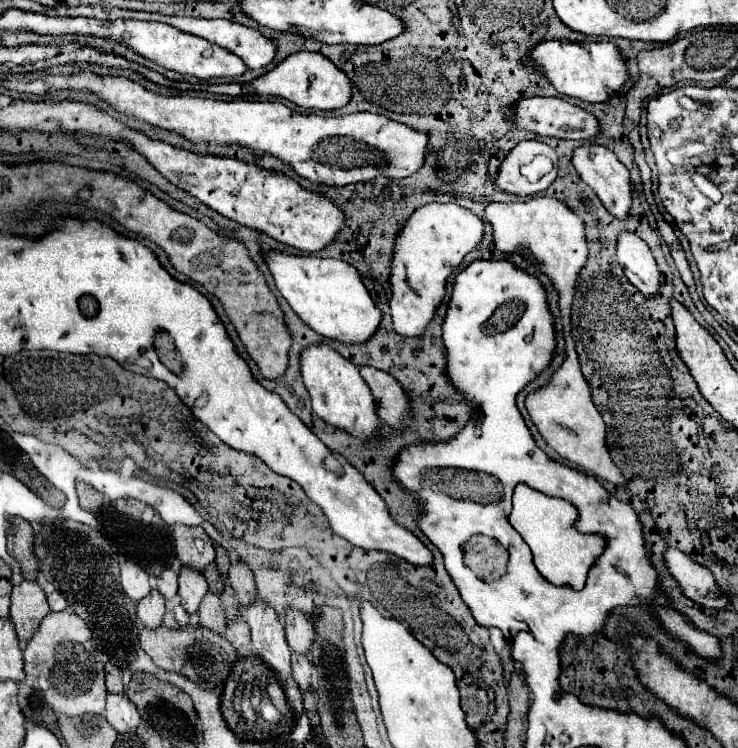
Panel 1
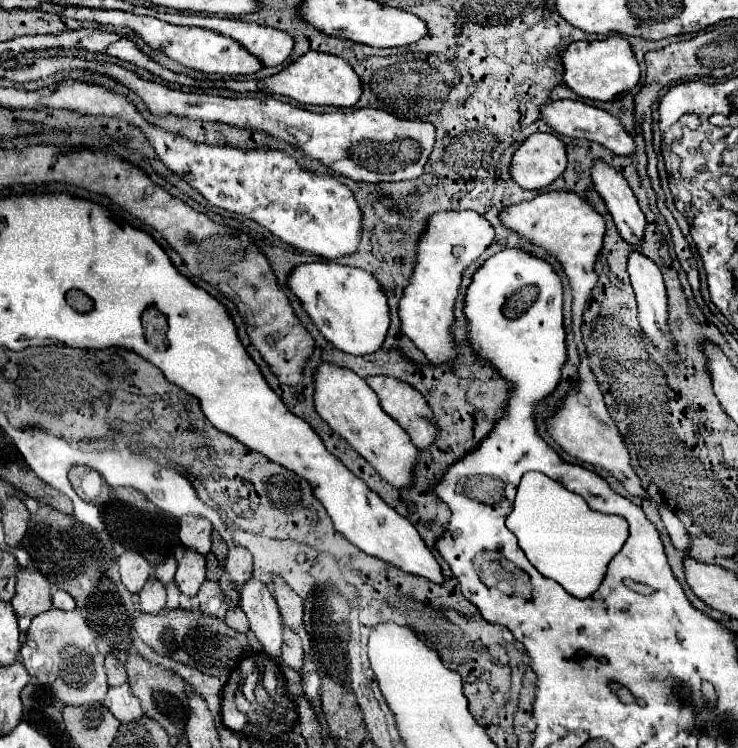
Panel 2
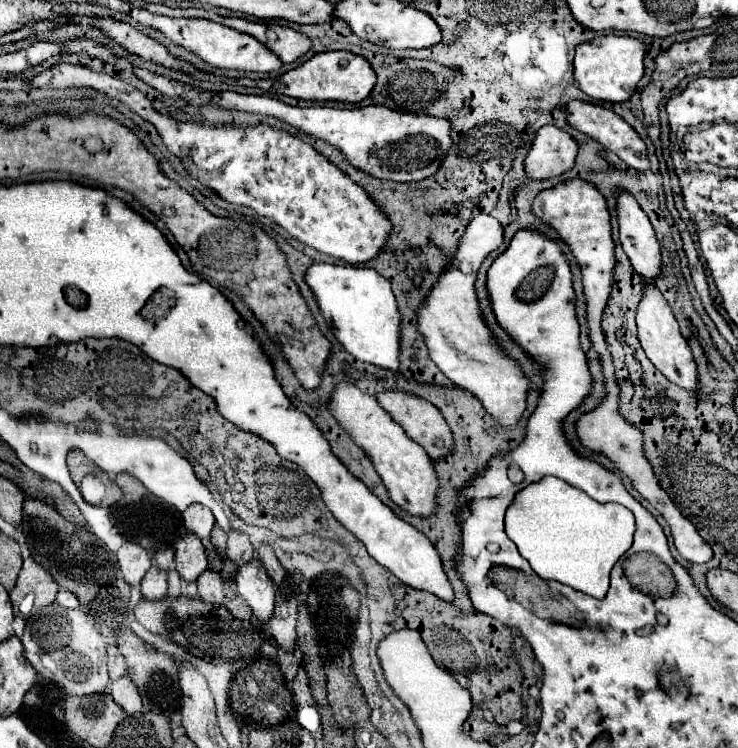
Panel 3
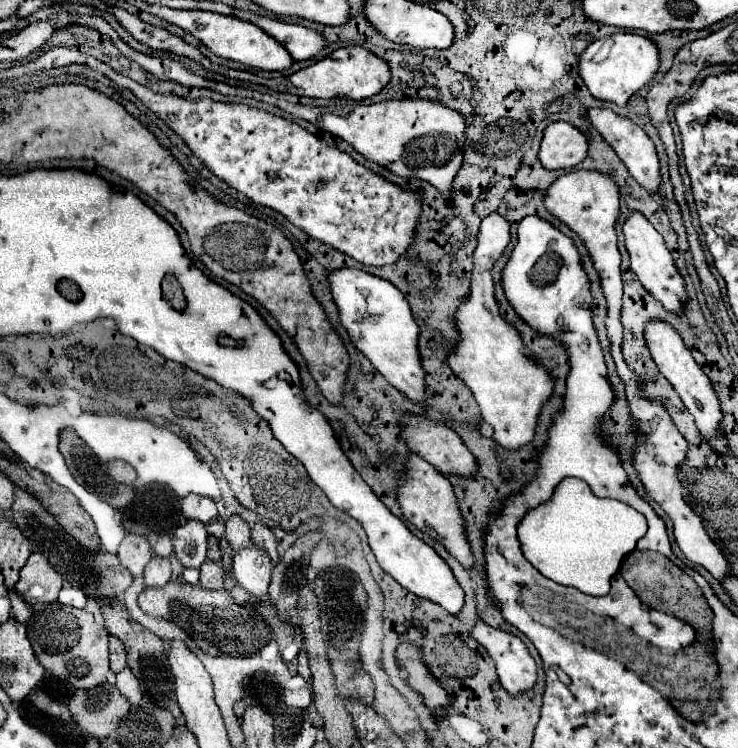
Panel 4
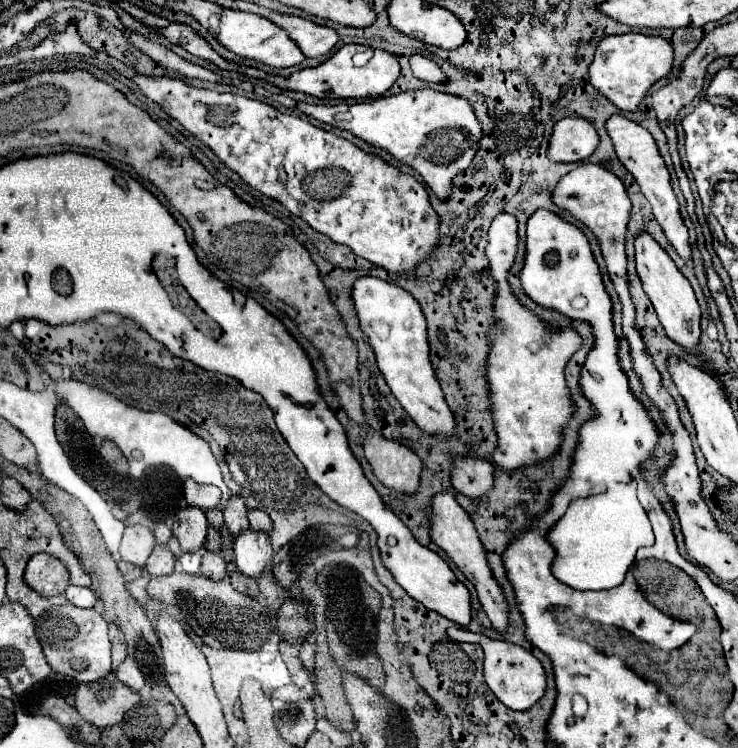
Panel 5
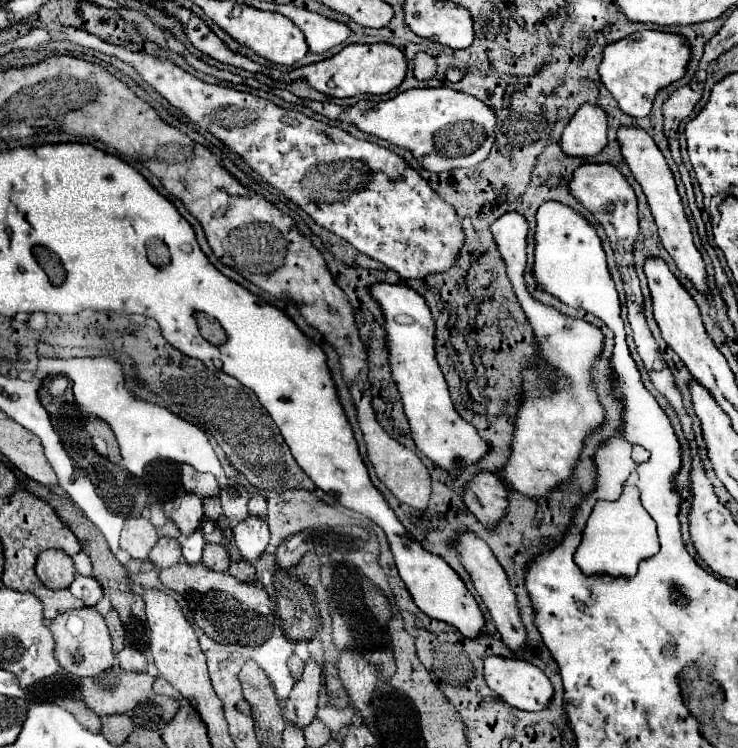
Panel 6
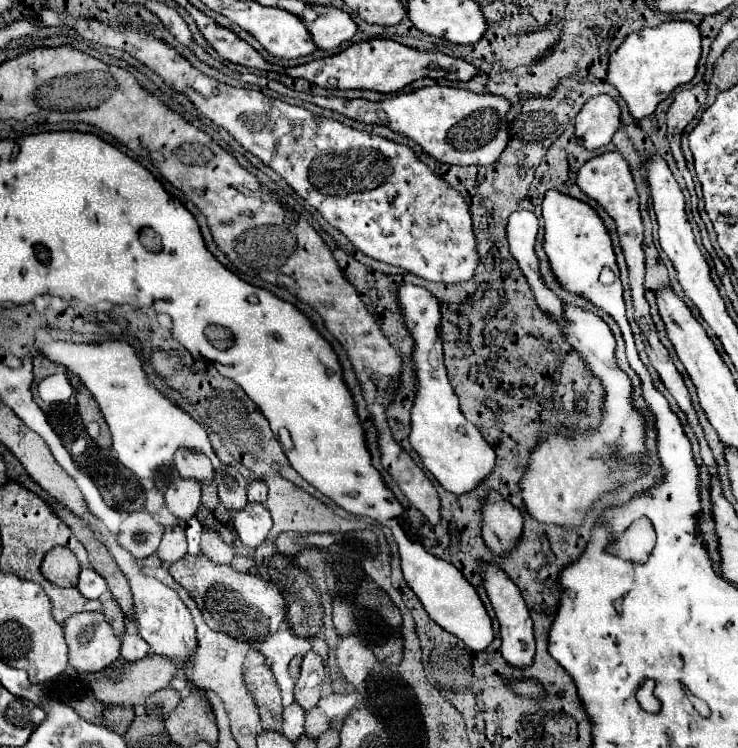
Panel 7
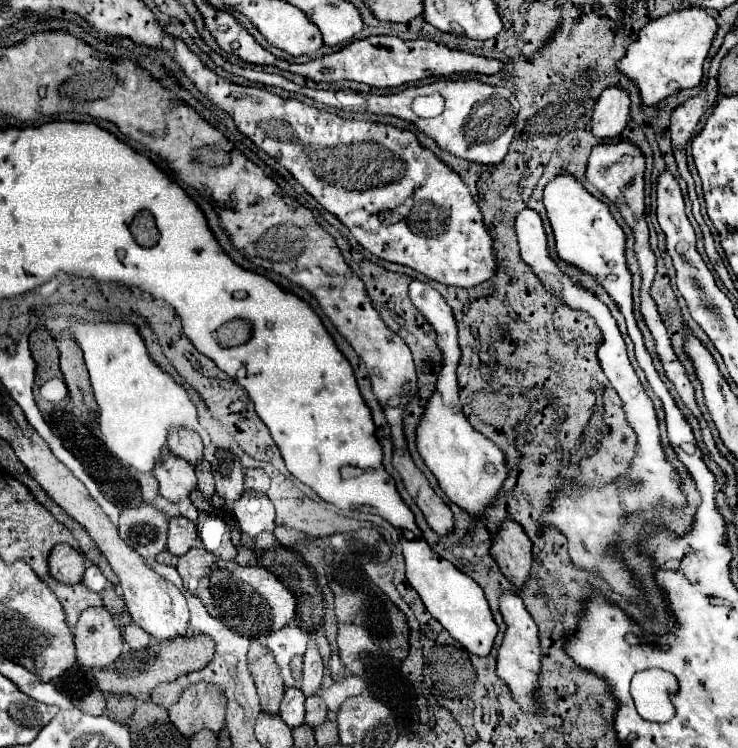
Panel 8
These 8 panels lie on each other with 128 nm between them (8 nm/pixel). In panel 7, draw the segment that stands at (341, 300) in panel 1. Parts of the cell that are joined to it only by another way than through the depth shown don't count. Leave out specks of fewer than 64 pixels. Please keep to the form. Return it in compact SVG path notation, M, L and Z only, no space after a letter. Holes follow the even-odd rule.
M406 284L398 290L398 300L408 330L414 338L414 362L418 376L416 400L412 406L410 444L418 452L422 464L434 474L444 490L458 496L468 494L494 472L496 454L492 446L482 438L480 430L464 418L458 406L458 396L450 386L444 366L444 350L440 338L440 304L436 296L422 286Z

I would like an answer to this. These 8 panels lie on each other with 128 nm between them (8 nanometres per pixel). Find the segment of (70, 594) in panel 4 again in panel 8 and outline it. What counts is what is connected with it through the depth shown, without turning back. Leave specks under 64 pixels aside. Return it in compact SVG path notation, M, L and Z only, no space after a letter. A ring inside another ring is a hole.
M92 564L92 566L86 568L86 574L84 574L82 584L88 586L90 590L94 590L94 592L102 592L102 588L106 586L106 578L104 578L104 574L98 570L98 566Z

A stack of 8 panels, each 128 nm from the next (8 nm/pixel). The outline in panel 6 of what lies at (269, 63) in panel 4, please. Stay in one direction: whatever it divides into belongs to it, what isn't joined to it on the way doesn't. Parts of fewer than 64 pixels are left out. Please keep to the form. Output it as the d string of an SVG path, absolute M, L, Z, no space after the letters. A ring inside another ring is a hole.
M224 2L224 30L238 40L240 44L252 48L256 54L268 58L274 64L284 64L284 66L292 66L298 60L302 60L308 52L308 44L306 38L302 34L300 28L296 28L296 24L276 12L264 12L246 4L236 4L236 2Z

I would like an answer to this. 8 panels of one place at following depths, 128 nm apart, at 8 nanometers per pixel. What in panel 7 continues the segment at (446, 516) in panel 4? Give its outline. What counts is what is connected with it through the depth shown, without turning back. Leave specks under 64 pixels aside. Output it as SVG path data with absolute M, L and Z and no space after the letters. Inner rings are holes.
M488 568L484 572L484 586L488 592L488 598L492 602L492 608L496 612L496 618L500 622L500 636L502 636L502 658L512 666L512 668L526 668L532 666L534 660L534 630L532 630L532 618L530 612L524 604L524 598L520 596L520 590L508 576L504 576L502 568Z

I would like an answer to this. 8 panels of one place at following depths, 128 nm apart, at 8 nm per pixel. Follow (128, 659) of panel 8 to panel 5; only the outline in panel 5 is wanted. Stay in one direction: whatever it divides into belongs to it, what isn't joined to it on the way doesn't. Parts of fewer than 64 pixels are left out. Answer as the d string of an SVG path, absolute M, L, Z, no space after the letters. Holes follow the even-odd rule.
M114 672L96 682L80 684L76 690L76 710L100 730L118 724L138 702L140 694L132 692L124 682L120 682Z

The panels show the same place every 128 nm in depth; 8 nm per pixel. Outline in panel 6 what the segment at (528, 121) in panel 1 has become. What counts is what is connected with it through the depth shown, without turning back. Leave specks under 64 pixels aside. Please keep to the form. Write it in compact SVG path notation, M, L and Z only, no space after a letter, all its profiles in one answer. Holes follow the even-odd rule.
M620 128L618 130L618 142L622 148L622 156L626 158L634 178L640 182L646 198L648 198L648 206L654 214L656 226L658 226L658 236L662 246L666 248L666 252L672 256L672 260L676 262L678 270L692 282L692 286L710 300L710 290L708 290L708 276L706 276L706 268L704 268L704 260L702 254L698 252L698 248L692 242L692 232L690 232L690 222L684 214L684 206L674 182L674 176L666 164L666 158L662 156L662 152L658 150L658 146L654 144L654 140L648 136L648 132L644 132L642 128Z

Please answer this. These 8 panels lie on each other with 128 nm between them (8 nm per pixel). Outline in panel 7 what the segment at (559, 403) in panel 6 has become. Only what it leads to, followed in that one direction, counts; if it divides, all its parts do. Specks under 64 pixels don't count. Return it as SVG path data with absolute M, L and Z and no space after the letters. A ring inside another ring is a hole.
M520 210L510 214L508 220L508 242L510 252L518 260L520 270L524 272L536 302L544 308L562 328L566 328L568 342L580 356L588 362L590 370L602 380L606 388L606 404L602 412L602 424L586 434L576 434L574 438L558 436L552 426L542 426L544 432L552 432L540 446L534 448L532 460L528 462L528 472L520 480L522 498L528 514L540 524L556 524L566 532L578 532L586 514L592 510L592 504L620 486L626 486L648 472L648 448L646 448L646 420L638 412L632 398L632 384L626 372L616 364L616 338L610 332L608 324L594 312L584 310L574 304L564 304L562 300L544 284L540 276L540 262L534 252L538 236L538 218L534 212ZM610 454L610 460L608 460Z

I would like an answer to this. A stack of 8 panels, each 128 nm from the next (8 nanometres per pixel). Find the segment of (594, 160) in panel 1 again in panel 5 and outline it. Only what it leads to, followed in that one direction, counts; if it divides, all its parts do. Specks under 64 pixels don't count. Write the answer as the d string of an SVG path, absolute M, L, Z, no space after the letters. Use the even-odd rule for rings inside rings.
M646 232L636 238L636 270L642 280L644 292L652 300L658 320L666 332L666 336L680 344L692 356L700 356L700 306L696 302L694 290L690 282L676 268L672 258L664 252L664 248Z

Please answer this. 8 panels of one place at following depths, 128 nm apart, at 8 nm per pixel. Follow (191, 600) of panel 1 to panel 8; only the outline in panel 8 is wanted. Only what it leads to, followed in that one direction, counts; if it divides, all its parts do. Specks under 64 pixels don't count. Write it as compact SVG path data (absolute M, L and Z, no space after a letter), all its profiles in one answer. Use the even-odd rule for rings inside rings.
M172 452L160 458L152 474L160 484L160 494L170 502L178 502L182 496L190 496L192 488L196 488L194 466L174 456Z

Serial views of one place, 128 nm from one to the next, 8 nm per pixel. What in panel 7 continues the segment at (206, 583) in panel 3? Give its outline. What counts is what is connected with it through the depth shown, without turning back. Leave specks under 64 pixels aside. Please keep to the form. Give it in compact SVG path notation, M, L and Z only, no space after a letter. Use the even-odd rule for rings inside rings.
M204 528L204 532L202 532L202 542L200 542L200 546L202 546L202 552L204 552L210 560L214 560L216 564L230 564L232 558L234 558L234 554L236 554L236 550L234 550L232 546L228 546L228 544L220 538L218 532L212 532L212 530L206 530L206 528Z

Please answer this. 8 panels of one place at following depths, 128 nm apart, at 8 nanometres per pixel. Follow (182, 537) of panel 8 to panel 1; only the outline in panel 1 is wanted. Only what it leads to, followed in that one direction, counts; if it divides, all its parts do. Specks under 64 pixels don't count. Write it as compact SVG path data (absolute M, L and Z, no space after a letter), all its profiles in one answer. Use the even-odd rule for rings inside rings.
M152 590L148 596L144 596L138 604L136 604L136 612L138 618L144 626L148 628L156 628L162 624L162 616L164 616L164 596L158 590Z

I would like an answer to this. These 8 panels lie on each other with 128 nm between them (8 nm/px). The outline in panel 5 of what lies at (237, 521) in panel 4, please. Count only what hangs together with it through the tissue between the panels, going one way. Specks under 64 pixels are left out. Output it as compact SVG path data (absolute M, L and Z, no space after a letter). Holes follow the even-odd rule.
M230 496L226 500L226 506L224 506L224 522L228 526L228 530L236 536L240 534L244 528L248 528L248 518L246 518L246 504L244 504L244 498L242 496Z

